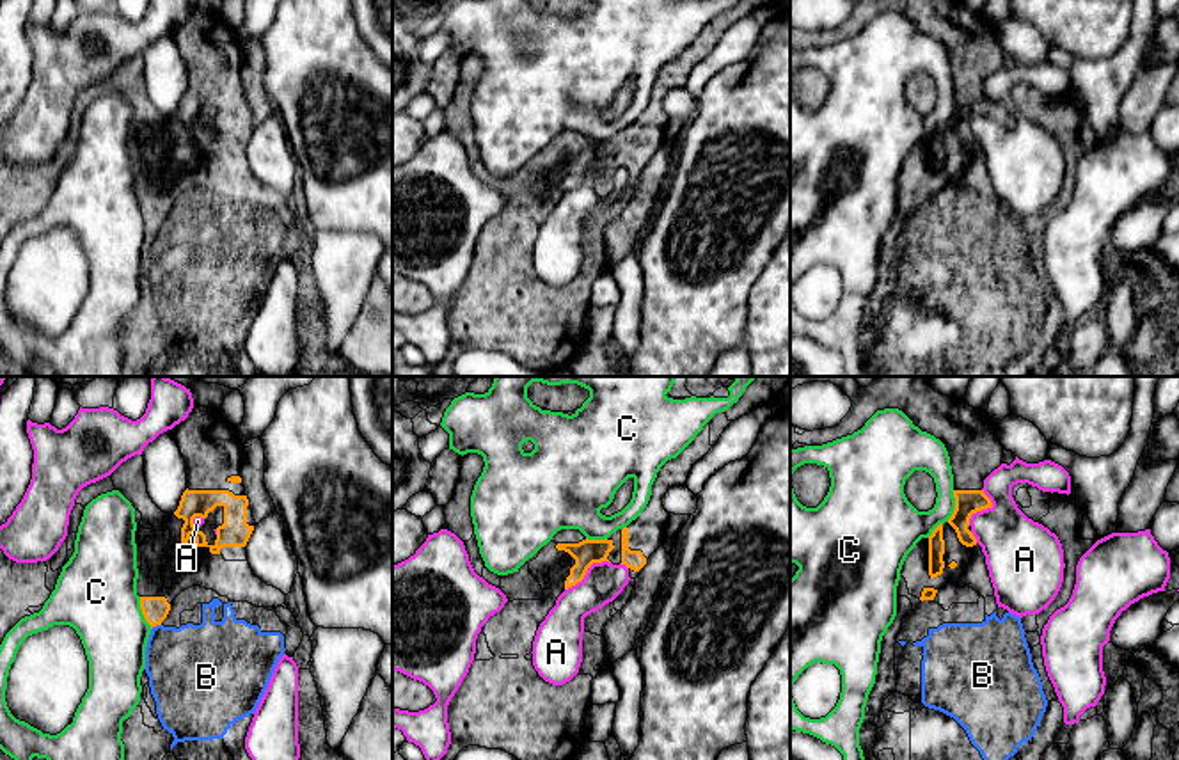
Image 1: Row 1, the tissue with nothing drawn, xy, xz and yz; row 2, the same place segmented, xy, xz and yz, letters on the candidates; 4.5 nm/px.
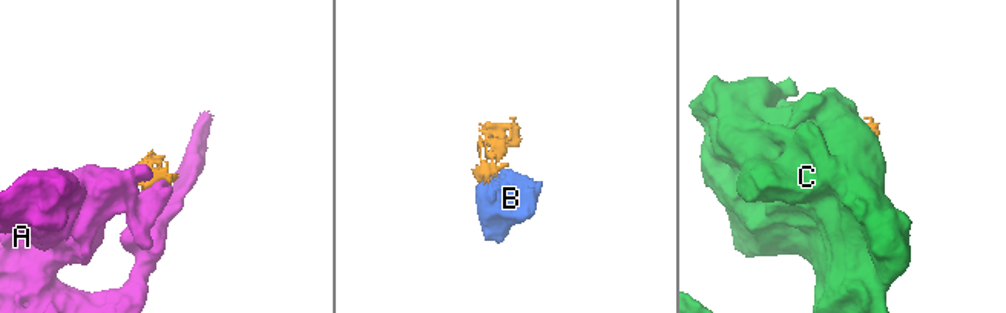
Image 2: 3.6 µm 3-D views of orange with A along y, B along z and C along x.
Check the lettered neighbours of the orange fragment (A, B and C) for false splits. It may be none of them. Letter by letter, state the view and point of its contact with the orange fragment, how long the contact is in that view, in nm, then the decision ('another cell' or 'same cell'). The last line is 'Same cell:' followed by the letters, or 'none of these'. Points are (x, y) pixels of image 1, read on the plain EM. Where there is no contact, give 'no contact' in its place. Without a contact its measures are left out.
A: xz (586, 173) | 240 nm | another cell
B: xy (155, 228) | 50 nm | same cell
C: xy (142, 215) | 160 nm | another cell
Same cell: B

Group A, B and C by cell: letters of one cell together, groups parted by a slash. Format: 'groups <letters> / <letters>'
groups A C / B

